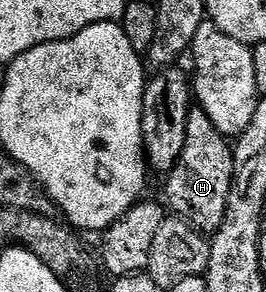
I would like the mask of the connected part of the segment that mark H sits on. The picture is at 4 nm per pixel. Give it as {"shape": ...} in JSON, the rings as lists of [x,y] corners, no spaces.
{"shape":[[[200,108],[189,111],[183,152],[164,182],[164,201],[176,217],[184,218],[194,230],[200,230],[206,236],[221,227],[227,212],[227,196],[233,183],[233,146],[230,139],[211,124],[211,116]]]}

